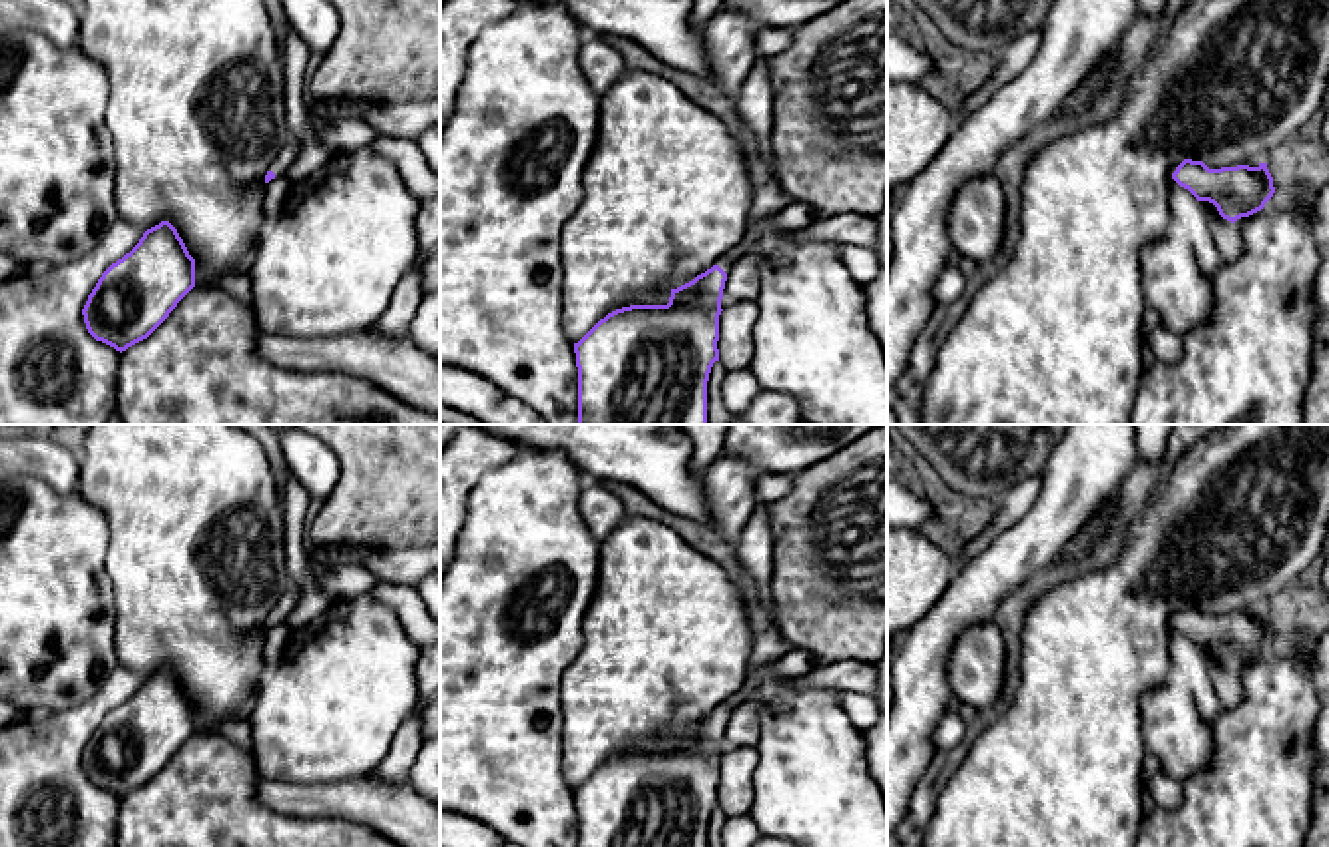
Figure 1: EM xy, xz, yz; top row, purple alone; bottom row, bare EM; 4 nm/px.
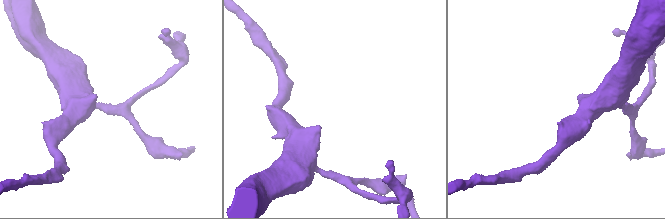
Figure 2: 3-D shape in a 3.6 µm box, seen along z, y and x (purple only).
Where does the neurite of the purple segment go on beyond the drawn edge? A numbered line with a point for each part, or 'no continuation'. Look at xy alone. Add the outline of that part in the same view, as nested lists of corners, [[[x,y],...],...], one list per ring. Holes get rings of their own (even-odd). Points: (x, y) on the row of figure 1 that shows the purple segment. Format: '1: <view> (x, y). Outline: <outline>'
1: xy (283, 160). Outline: [[[291,138],[289,143],[275,153],[275,159],[269,167],[269,171],[275,173],[275,177],[285,175],[293,161],[297,159],[299,143]]]

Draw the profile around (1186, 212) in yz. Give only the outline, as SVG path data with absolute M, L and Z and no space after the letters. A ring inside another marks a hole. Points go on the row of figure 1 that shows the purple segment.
M1172 181L1170 211L1172 223L1184 231L1199 269L1205 277L1213 279L1215 273L1221 269L1223 261L1213 243L1213 235L1203 207L1188 189Z

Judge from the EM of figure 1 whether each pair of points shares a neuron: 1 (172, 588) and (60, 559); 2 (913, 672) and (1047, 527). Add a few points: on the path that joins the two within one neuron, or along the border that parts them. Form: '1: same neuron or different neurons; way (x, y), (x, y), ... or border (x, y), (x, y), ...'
1: different neurons; border (106, 523), (106, 574), (112, 586), (114, 616)
2: same neuron; way (935, 634), (1009, 561)

